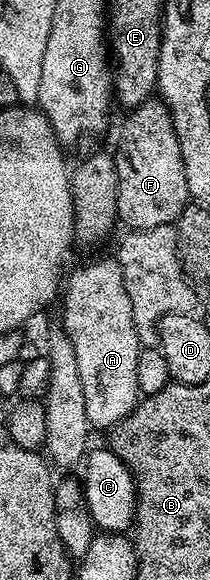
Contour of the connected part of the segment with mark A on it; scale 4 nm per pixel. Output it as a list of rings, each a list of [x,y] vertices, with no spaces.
[[[114,255],[103,256],[100,260],[91,260],[88,264],[83,264],[80,268],[75,268],[71,272],[71,277],[66,277],[65,287],[61,292],[61,301],[63,300],[63,321],[61,327],[66,332],[67,337],[73,342],[73,354],[77,354],[77,367],[81,369],[81,390],[85,390],[85,414],[87,415],[87,423],[92,429],[104,428],[110,430],[123,421],[130,412],[135,409],[141,399],[141,393],[137,386],[137,358],[141,351],[139,335],[133,326],[133,306],[129,302],[129,294],[125,290],[125,282],[123,275],[119,269],[119,261]]]

